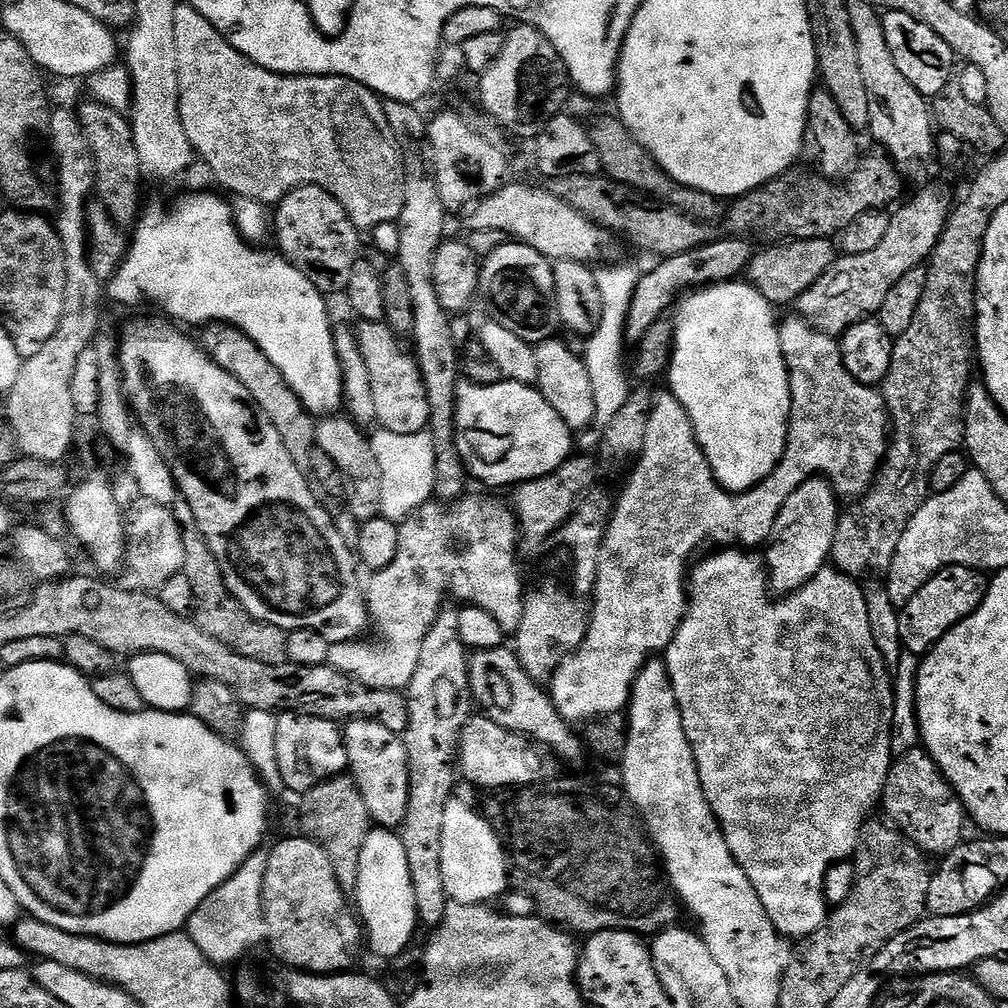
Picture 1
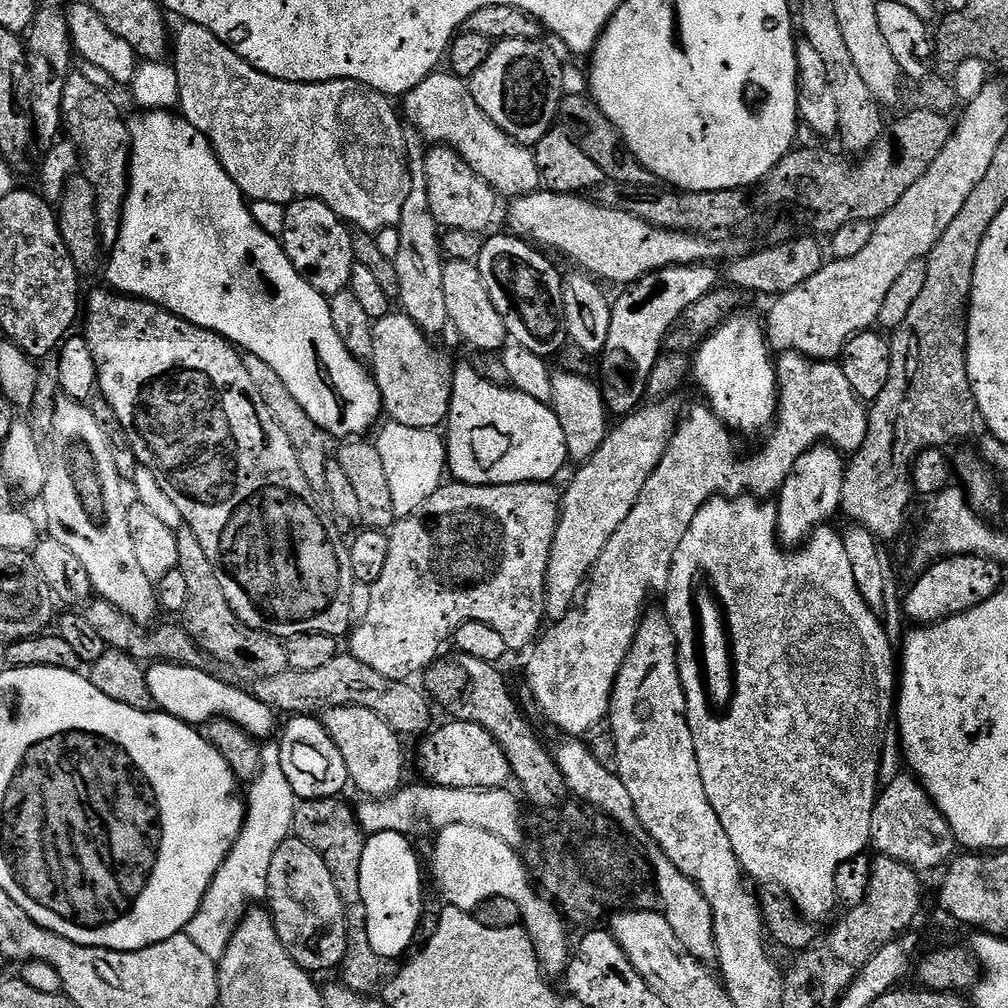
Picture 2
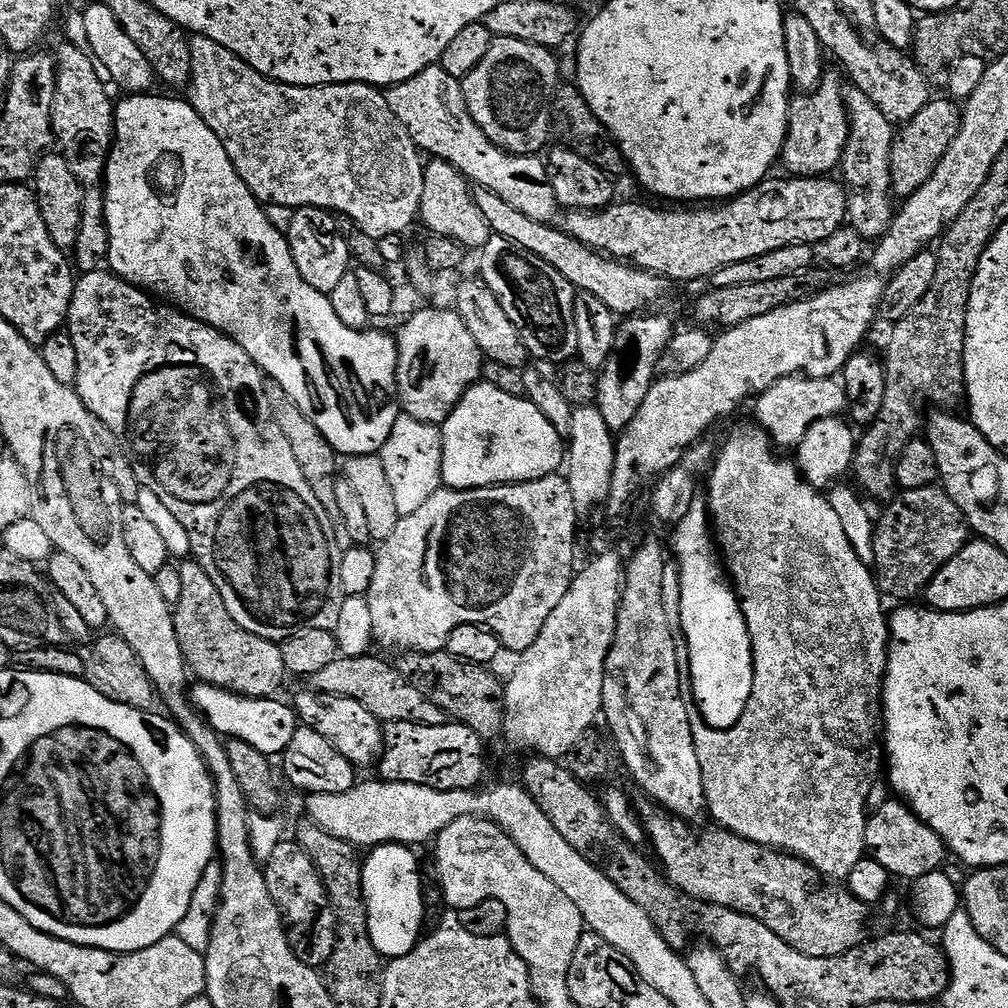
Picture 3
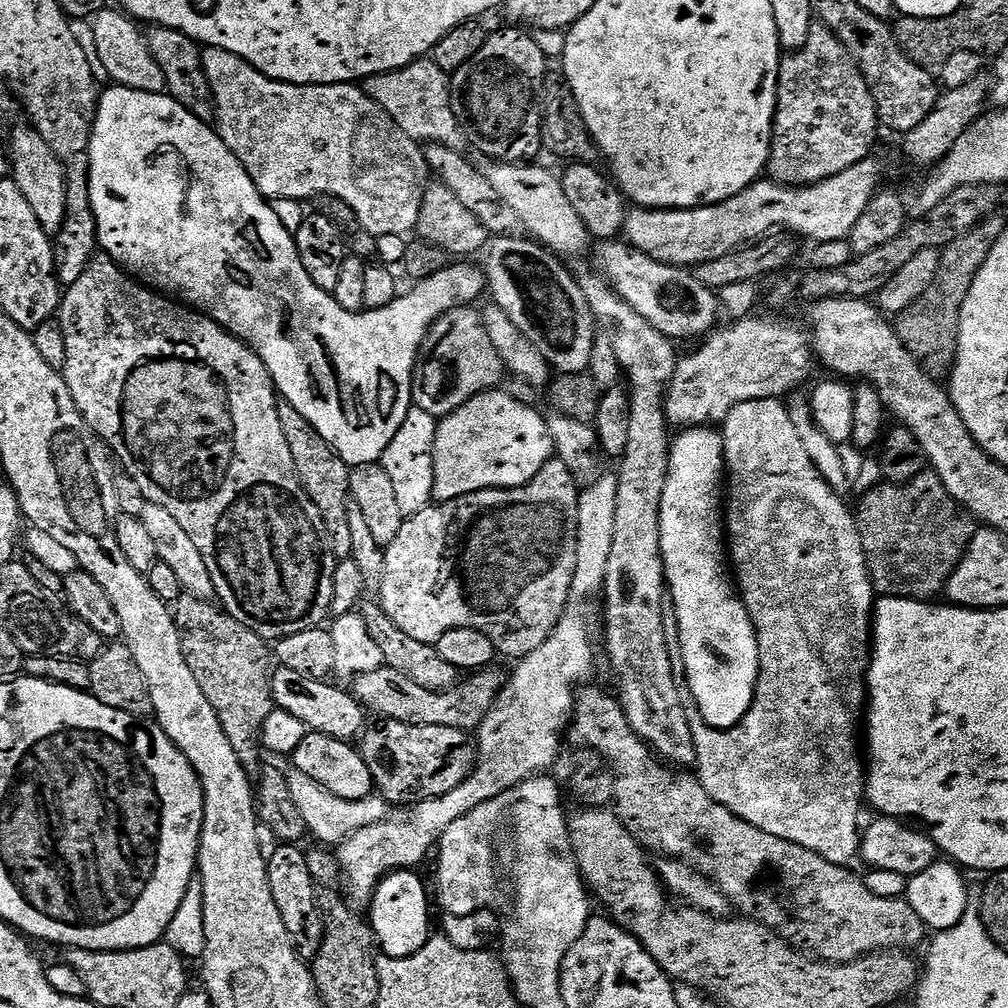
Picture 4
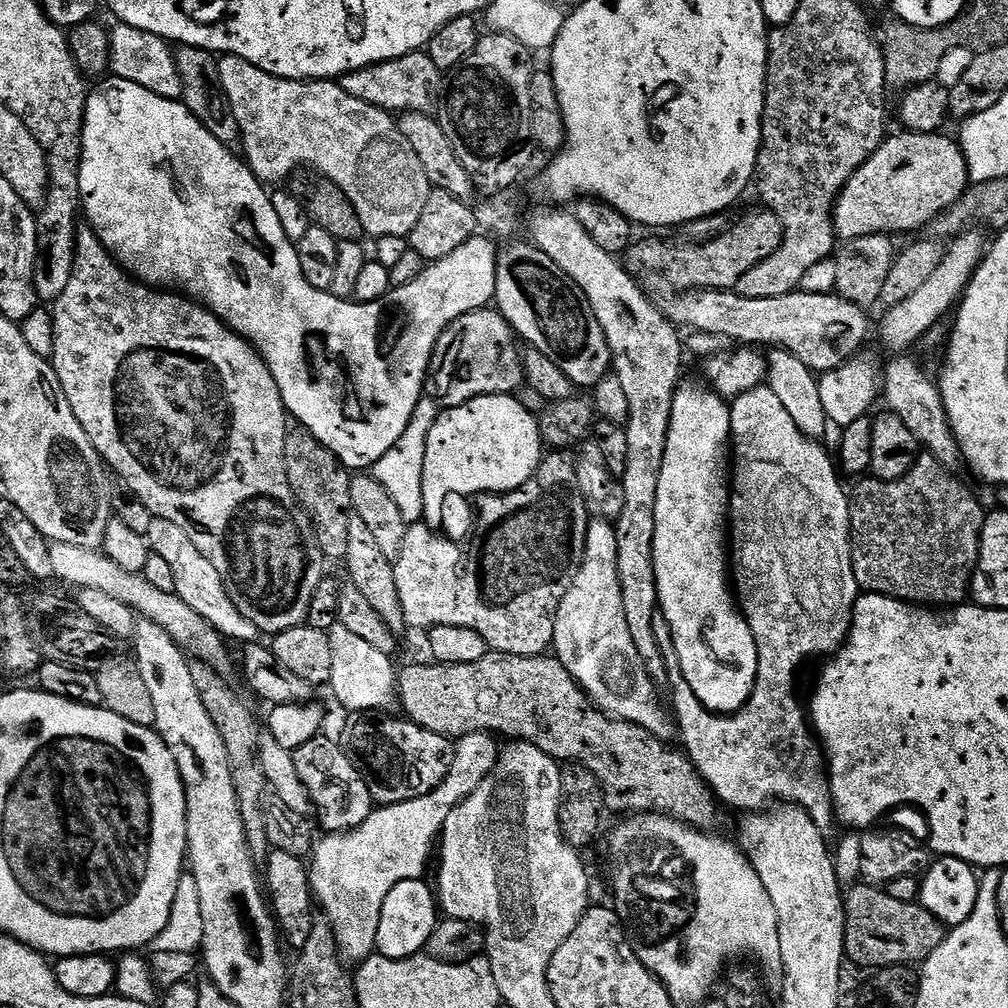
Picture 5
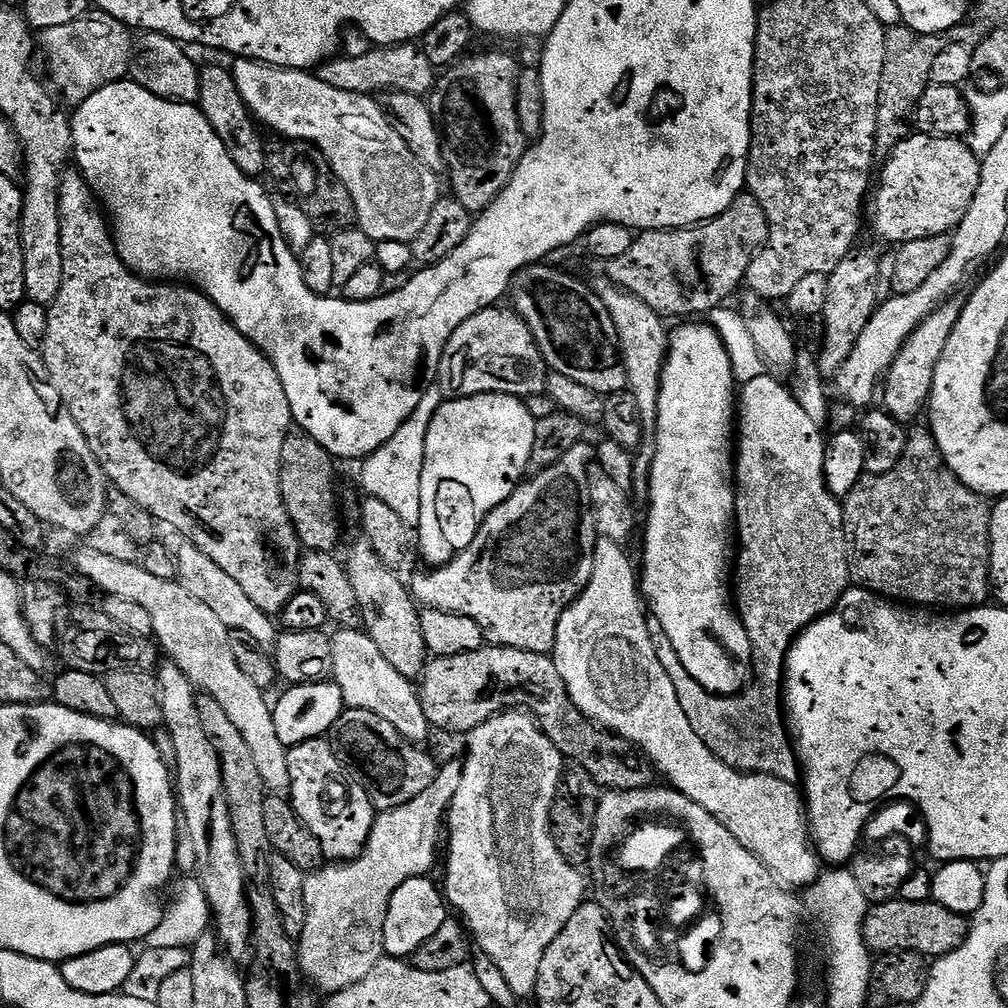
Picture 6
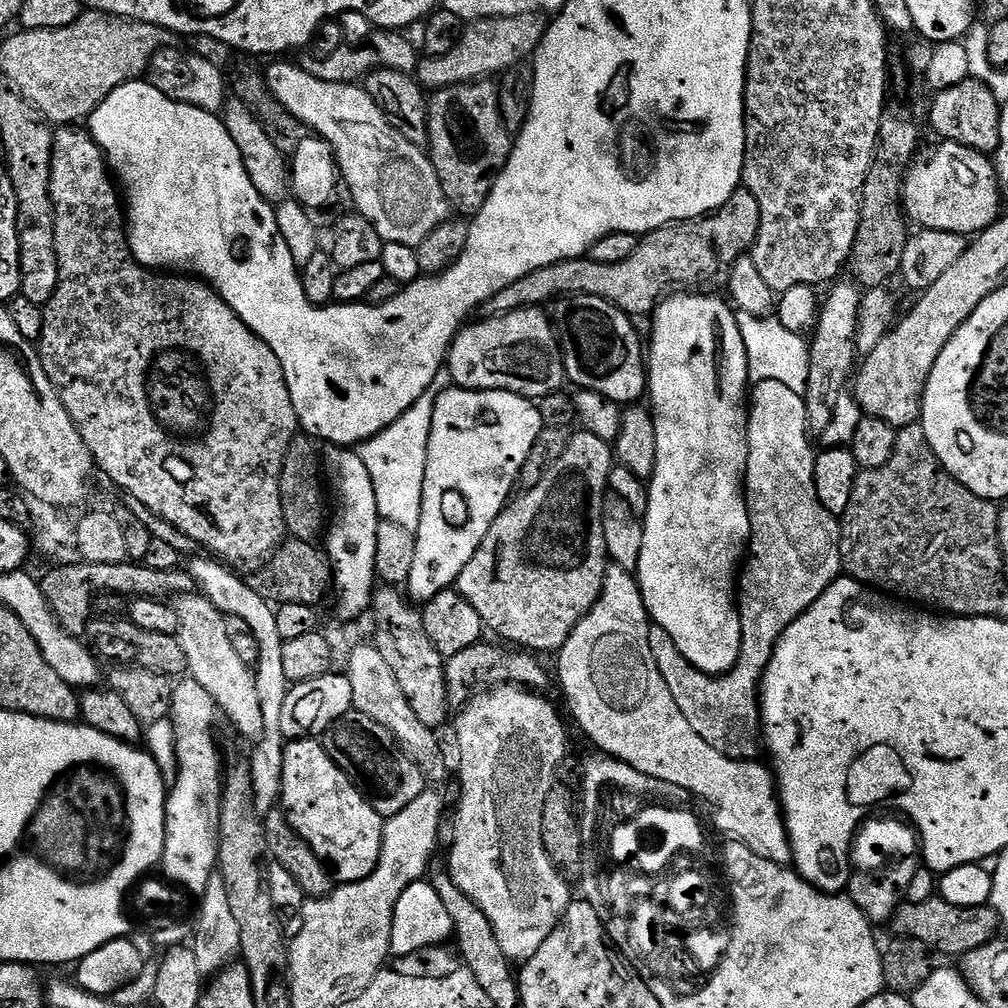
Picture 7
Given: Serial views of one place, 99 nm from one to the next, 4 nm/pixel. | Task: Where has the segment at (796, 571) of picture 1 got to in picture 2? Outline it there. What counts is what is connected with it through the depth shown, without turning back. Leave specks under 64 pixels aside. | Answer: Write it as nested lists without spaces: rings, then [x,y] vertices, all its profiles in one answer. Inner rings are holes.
[[[831,446],[810,448],[798,458],[778,493],[776,535],[781,545],[792,550],[801,547],[818,528],[831,521],[828,519],[832,515],[840,512],[845,467],[845,457]]]

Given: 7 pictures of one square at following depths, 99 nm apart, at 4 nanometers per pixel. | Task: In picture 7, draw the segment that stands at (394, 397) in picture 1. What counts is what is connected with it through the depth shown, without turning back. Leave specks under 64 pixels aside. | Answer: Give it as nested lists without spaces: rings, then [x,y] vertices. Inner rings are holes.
[[[519,308],[505,316],[489,316],[481,321],[461,328],[448,350],[446,367],[455,387],[513,392],[533,402],[565,387],[562,340],[556,337],[557,329],[549,313],[547,316],[540,308]]]

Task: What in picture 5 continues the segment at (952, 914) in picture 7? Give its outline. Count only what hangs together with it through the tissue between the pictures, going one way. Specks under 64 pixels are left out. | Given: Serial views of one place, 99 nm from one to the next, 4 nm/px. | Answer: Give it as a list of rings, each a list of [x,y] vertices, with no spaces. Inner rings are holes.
[[[863,882],[847,889],[844,896],[844,954],[860,968],[879,970],[891,964],[919,965],[942,946],[946,925],[920,903],[897,902],[887,890]]]

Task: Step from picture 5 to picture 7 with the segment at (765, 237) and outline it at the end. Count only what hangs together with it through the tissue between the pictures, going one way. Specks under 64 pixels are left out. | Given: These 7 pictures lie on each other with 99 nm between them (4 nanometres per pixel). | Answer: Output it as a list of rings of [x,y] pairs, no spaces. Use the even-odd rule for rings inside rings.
[[[741,186],[734,194],[730,194],[728,201],[717,212],[709,212],[708,215],[700,216],[697,220],[678,220],[675,224],[667,224],[654,229],[653,232],[643,233],[634,254],[630,254],[630,258],[625,258],[622,262],[607,264],[606,262],[594,262],[590,258],[581,258],[542,266],[538,270],[526,274],[526,278],[518,278],[518,282],[510,282],[510,286],[506,286],[506,290],[498,290],[498,294],[494,294],[484,303],[482,312],[485,317],[505,316],[519,308],[540,308],[547,300],[589,296],[610,302],[618,310],[622,310],[633,318],[644,315],[647,317],[649,314],[655,313],[656,305],[673,290],[688,290],[691,289],[691,284],[727,285],[732,267],[742,257],[751,253],[752,245],[758,238],[758,226],[761,222],[762,210],[758,210],[758,198],[754,198],[754,194],[750,194],[748,188]]]

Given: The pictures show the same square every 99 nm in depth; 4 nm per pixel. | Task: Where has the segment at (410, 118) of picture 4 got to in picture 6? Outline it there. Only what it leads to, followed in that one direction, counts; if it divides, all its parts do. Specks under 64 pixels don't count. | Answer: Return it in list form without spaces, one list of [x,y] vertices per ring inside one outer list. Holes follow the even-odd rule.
[[[419,43],[372,46],[369,49],[369,52],[364,52],[353,60],[344,56],[345,54],[340,54],[331,60],[323,61],[318,68],[320,80],[334,86],[334,90],[346,90],[371,97],[386,92],[405,92],[427,97],[436,87],[438,68],[431,64],[429,58],[426,58]]]

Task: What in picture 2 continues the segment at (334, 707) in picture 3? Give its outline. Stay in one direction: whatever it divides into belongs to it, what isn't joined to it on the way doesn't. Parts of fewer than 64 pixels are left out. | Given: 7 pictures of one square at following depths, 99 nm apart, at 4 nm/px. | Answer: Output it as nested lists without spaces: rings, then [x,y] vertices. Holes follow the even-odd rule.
[[[338,706],[325,708],[322,723],[326,734],[338,746],[338,754],[342,754],[342,762],[346,762],[346,770],[351,787],[361,792],[361,797],[382,800],[385,796],[393,796],[400,791],[404,780],[404,748],[401,737],[378,714],[358,706]]]

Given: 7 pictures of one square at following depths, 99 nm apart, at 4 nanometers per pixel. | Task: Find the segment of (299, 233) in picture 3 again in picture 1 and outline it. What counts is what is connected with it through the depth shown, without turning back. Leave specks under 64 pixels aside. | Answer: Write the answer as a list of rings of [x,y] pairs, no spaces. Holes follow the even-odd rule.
[[[313,184],[290,190],[275,205],[274,234],[275,230],[276,240],[280,243],[279,255],[289,260],[315,288],[325,294],[347,293],[350,273],[362,256],[362,232],[346,214],[338,198],[334,198],[334,194]]]

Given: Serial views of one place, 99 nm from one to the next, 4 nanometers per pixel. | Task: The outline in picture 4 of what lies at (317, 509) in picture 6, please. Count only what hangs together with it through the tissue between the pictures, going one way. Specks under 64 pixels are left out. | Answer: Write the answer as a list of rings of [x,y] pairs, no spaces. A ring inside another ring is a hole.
[[[286,402],[278,403],[278,422],[282,422],[282,434],[286,434],[286,442],[290,446],[290,454],[294,454],[294,466],[300,479],[300,487],[306,490],[306,494],[318,506],[318,510],[324,519],[324,525],[328,531],[328,547],[336,555],[337,561],[347,560],[352,555],[350,550],[350,521],[348,518],[348,473],[350,466],[342,462],[340,455],[331,448],[310,426],[294,406]]]

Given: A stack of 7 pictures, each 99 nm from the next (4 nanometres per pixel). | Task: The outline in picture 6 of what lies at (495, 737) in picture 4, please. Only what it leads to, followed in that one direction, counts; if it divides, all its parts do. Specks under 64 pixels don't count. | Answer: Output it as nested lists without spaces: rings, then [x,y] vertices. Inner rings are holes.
[[[459,759],[449,764],[439,765],[434,782],[418,794],[410,802],[397,808],[389,808],[377,815],[374,826],[370,830],[368,844],[364,853],[356,860],[347,862],[332,862],[320,869],[319,872],[309,872],[304,877],[306,882],[306,906],[308,917],[298,941],[300,970],[305,981],[308,980],[323,994],[341,992],[366,978],[370,970],[379,960],[385,959],[384,923],[386,910],[390,906],[390,898],[402,882],[415,876],[427,877],[432,863],[436,860],[436,839],[442,836],[442,821],[452,807],[454,794],[458,794],[458,782],[462,782],[463,763]]]

